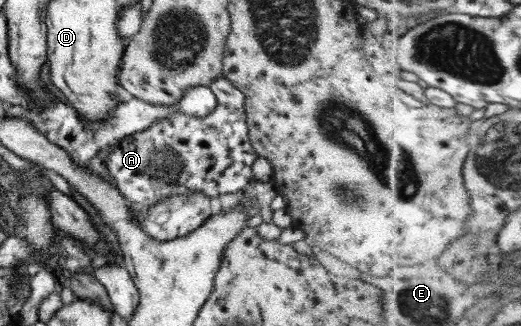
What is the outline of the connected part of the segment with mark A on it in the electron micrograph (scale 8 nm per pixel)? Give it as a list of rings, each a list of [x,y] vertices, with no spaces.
[[[222,75],[214,78],[208,87],[216,98],[215,109],[209,115],[186,119],[179,111],[171,113],[169,117],[157,119],[157,122],[145,130],[139,130],[122,138],[104,151],[106,159],[102,160],[106,163],[109,180],[135,214],[147,211],[149,206],[164,196],[186,192],[201,192],[216,204],[218,196],[227,192],[240,192],[252,177],[250,168],[257,156],[248,139],[248,126],[243,110],[244,94]]]

